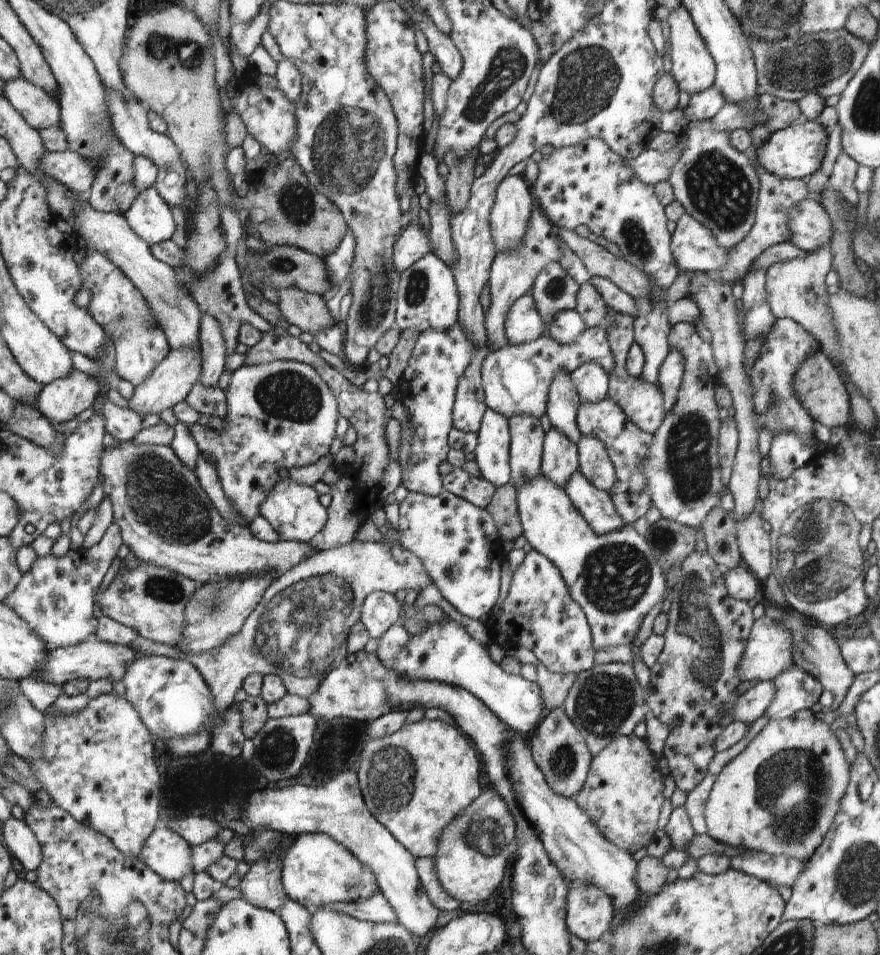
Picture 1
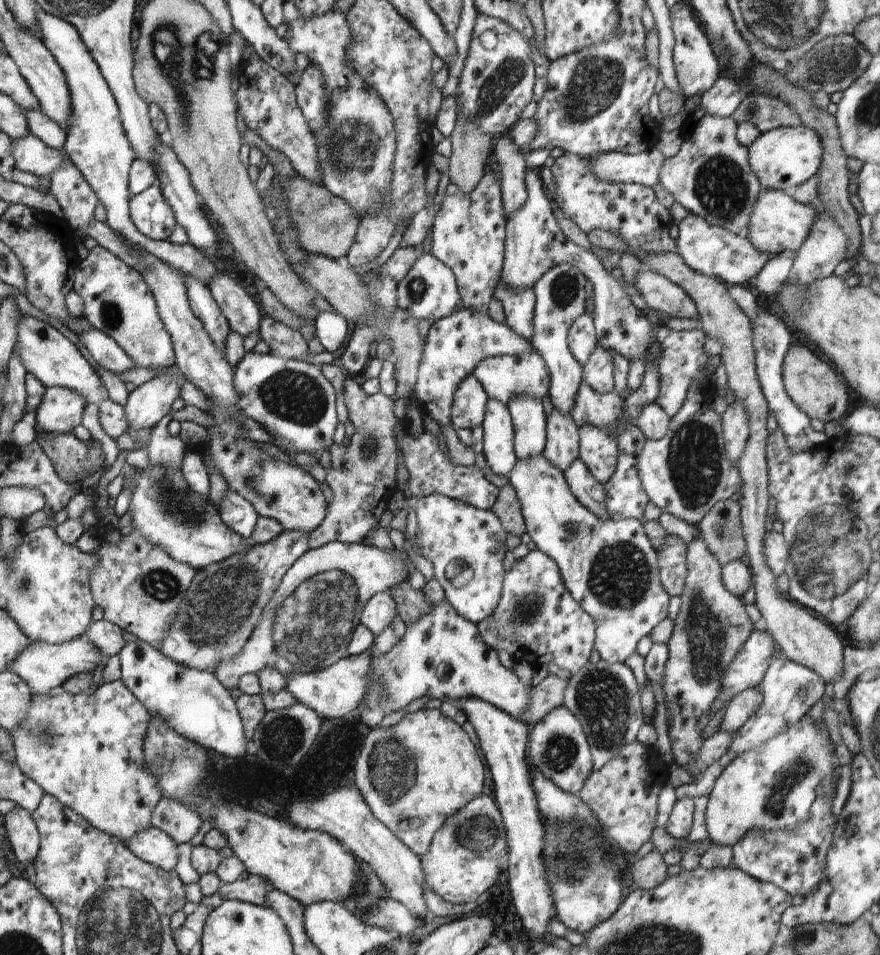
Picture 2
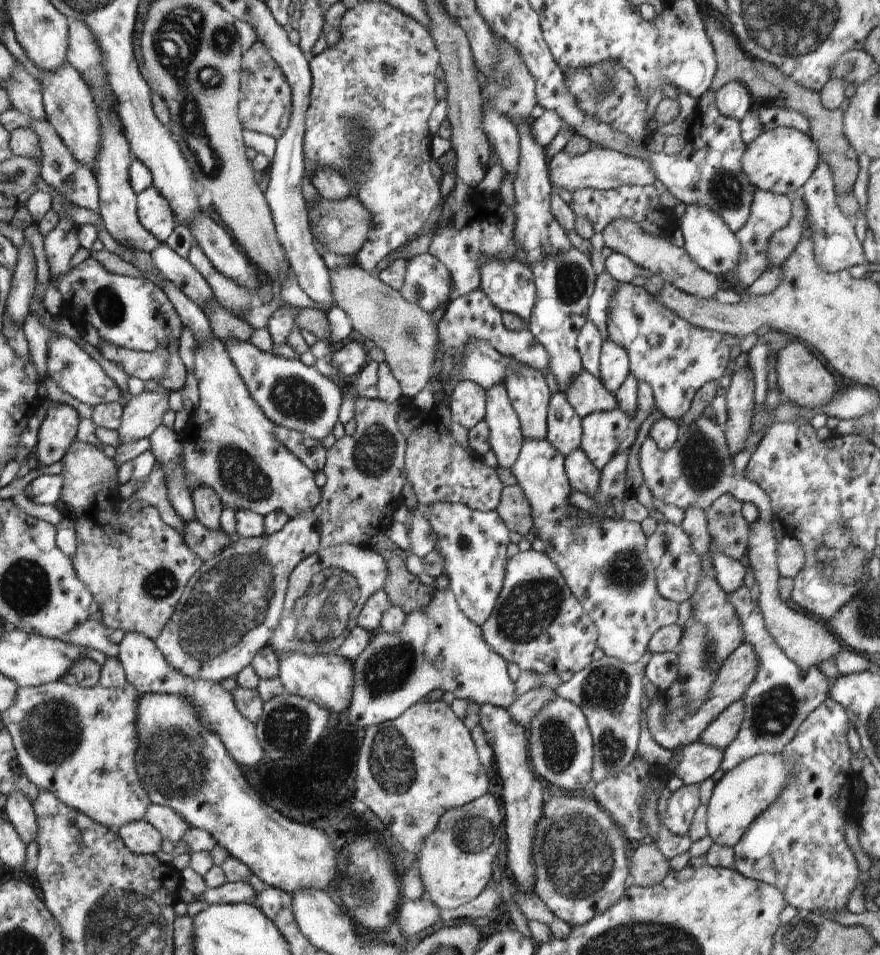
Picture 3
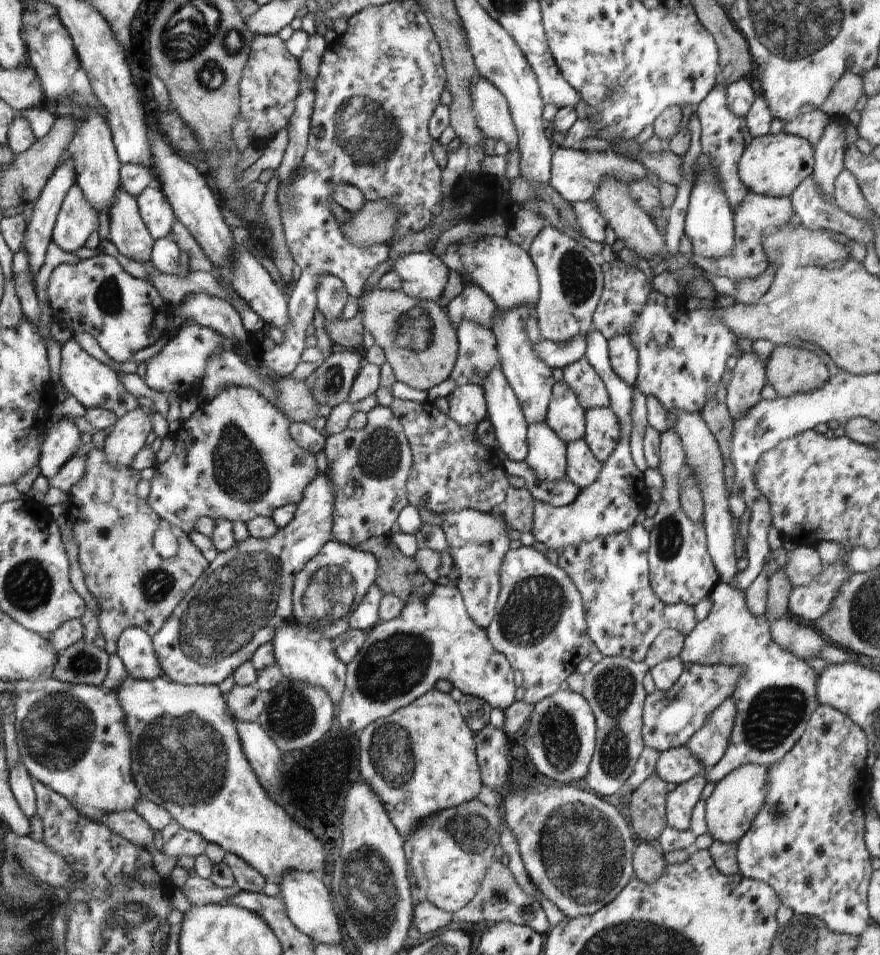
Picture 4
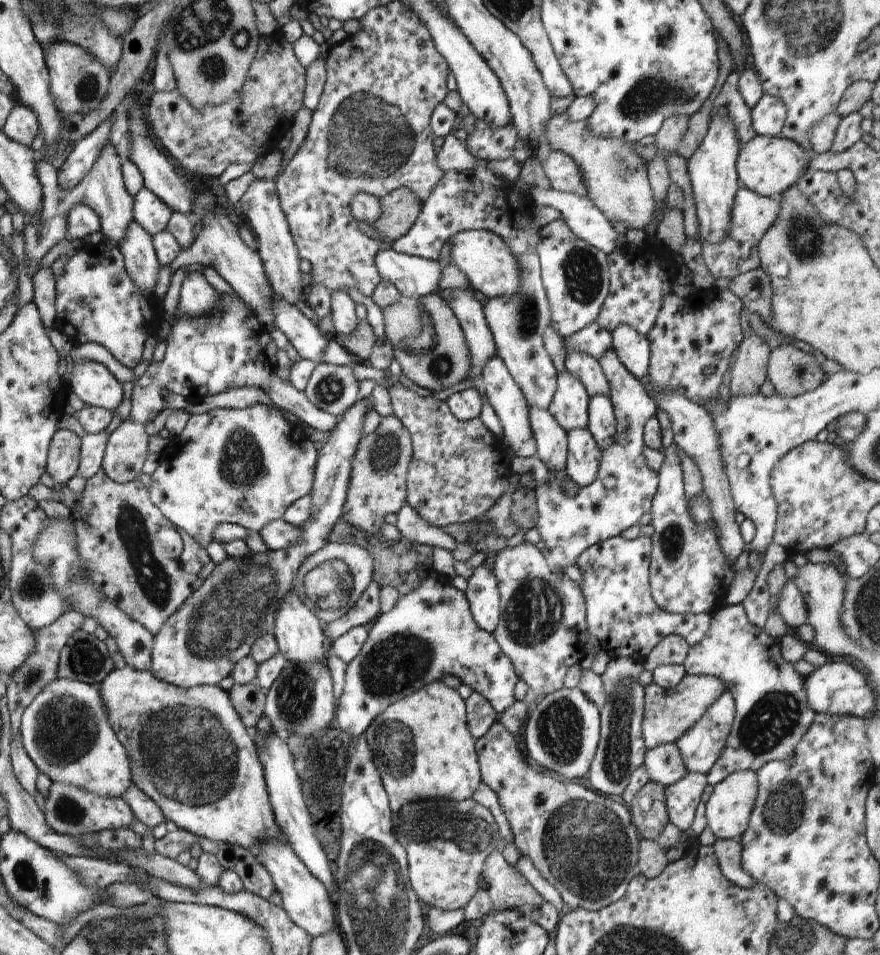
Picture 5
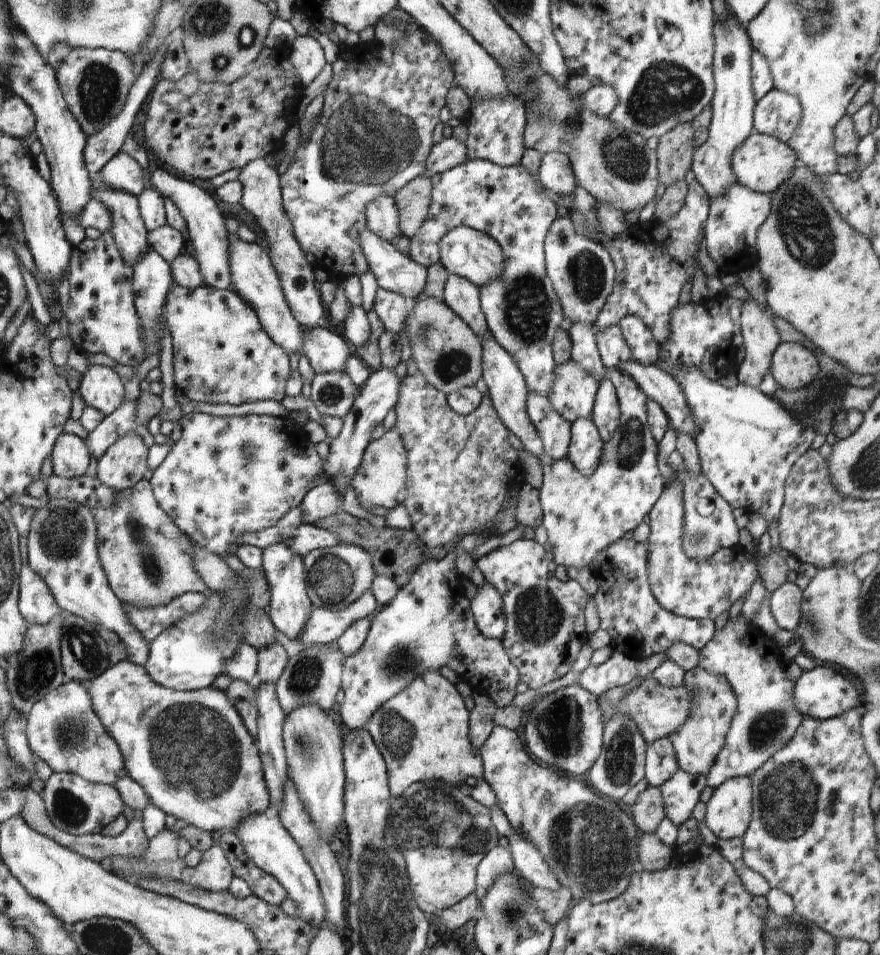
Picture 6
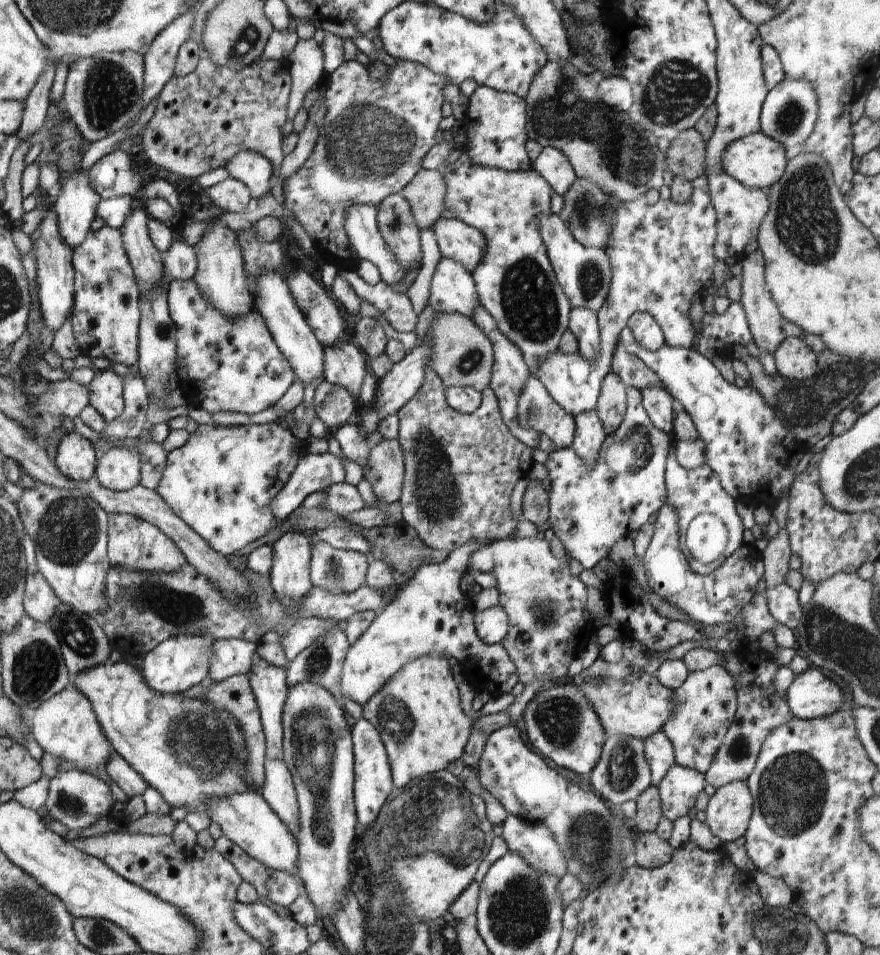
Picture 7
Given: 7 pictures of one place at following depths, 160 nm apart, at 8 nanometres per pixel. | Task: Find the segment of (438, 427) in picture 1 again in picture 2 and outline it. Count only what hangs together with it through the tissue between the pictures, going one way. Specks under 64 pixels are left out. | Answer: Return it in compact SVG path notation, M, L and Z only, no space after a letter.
M464 306L452 315L434 322L424 344L413 399L423 409L427 421L438 424L441 431L451 424L451 408L456 389L467 376L474 374L481 361L508 354L520 355L534 349L530 342L510 329L506 323L493 321L488 312L475 313Z

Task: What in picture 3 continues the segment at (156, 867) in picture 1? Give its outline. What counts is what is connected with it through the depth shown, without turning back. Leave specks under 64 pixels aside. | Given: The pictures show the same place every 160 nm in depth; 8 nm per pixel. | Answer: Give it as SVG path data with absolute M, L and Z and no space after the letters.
M144 819L120 827L118 833L122 837L123 843L133 853L154 855L161 850L163 835L155 825L151 825Z

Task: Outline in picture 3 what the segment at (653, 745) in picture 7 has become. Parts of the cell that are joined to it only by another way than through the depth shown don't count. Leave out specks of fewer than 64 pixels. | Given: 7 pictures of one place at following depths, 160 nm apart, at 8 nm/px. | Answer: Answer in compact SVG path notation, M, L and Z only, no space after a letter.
M698 740L686 745L682 750L682 760L678 762L673 772L684 785L700 785L719 770L723 754L724 749Z

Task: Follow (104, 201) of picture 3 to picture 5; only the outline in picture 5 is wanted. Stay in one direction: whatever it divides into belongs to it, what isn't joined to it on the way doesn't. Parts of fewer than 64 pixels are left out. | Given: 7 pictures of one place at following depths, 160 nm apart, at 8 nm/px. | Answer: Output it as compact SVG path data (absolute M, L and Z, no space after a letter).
M133 221L128 234L124 236L124 240L120 240L118 246L124 256L124 265L130 279L146 300L154 293L159 270L162 268L156 257L154 236Z

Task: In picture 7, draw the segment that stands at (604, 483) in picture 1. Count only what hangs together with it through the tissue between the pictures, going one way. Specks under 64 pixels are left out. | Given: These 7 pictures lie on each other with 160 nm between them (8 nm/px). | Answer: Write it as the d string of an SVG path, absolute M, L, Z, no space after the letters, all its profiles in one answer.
M612 370L603 380L602 394L595 410L608 435L614 435L626 418L627 386Z

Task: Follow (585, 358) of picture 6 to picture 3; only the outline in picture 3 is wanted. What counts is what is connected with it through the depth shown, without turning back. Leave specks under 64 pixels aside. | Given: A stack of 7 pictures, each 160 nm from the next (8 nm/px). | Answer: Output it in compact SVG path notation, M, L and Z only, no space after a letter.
M587 370L569 385L565 395L581 418L593 412L612 411L619 406L615 393L611 393L600 378Z

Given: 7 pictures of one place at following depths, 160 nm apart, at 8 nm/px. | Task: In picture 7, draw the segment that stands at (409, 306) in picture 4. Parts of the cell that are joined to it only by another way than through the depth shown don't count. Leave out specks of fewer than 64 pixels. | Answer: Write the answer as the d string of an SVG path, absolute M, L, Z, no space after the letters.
M440 311L433 318L427 334L431 337L432 344L429 367L443 380L445 388L472 387L482 393L489 386L494 360L492 343L472 318Z

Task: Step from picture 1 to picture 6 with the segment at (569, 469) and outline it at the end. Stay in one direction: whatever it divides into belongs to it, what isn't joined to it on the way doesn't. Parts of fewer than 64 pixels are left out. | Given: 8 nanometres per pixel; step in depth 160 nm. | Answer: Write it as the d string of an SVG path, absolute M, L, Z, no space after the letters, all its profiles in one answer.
M570 360L556 366L555 382L549 399L564 420L574 423L575 420L591 416L598 390L599 381Z

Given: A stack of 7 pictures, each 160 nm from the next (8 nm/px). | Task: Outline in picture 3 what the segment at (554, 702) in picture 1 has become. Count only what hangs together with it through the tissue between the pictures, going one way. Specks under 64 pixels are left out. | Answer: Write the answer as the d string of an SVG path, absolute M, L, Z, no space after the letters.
M540 686L520 695L513 706L507 708L515 723L524 726L540 712L544 705L559 698L557 692L549 686Z

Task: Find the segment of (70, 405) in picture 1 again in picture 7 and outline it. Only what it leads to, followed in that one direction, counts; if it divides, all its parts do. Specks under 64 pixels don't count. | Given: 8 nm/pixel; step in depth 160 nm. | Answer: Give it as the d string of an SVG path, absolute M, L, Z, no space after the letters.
M76 431L66 432L57 444L55 463L59 471L68 478L85 481L94 476L96 470L96 454L88 440Z

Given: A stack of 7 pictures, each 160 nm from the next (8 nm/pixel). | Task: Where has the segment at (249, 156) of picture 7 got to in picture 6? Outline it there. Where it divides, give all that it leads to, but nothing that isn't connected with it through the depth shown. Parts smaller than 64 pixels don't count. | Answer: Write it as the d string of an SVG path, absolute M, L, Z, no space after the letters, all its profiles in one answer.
M267 158L256 159L248 163L246 167L240 169L238 180L243 186L241 198L242 206L254 215L259 226L264 230L266 242L268 242L268 252L270 252L271 264L275 271L279 273L282 281L283 293L291 311L295 314L300 326L306 329L321 327L320 322L326 318L322 300L318 296L318 290L314 286L312 278L312 268L294 238L295 230L292 230L292 220L287 215L286 208L282 208L282 184L276 168L268 164Z

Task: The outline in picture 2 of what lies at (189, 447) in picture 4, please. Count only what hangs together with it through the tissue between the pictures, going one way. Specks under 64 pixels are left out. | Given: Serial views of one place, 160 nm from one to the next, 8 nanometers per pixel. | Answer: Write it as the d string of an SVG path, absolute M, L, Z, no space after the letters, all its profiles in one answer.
M122 236L120 238L127 247L137 252L144 264L140 274L156 301L162 324L171 336L174 366L211 400L213 408L205 412L214 418L215 426L206 428L209 436L198 449L208 450L211 463L223 474L228 488L248 500L260 517L279 521L284 531L300 531L307 535L315 531L327 518L326 500L320 492L320 486L316 484L317 480L299 467L275 460L267 452L256 448L247 437L247 432L237 420L241 410L237 406L239 397L235 391L235 368L228 364L224 353L215 347L211 335L203 328L203 321L193 312L185 276L142 245L134 244Z

